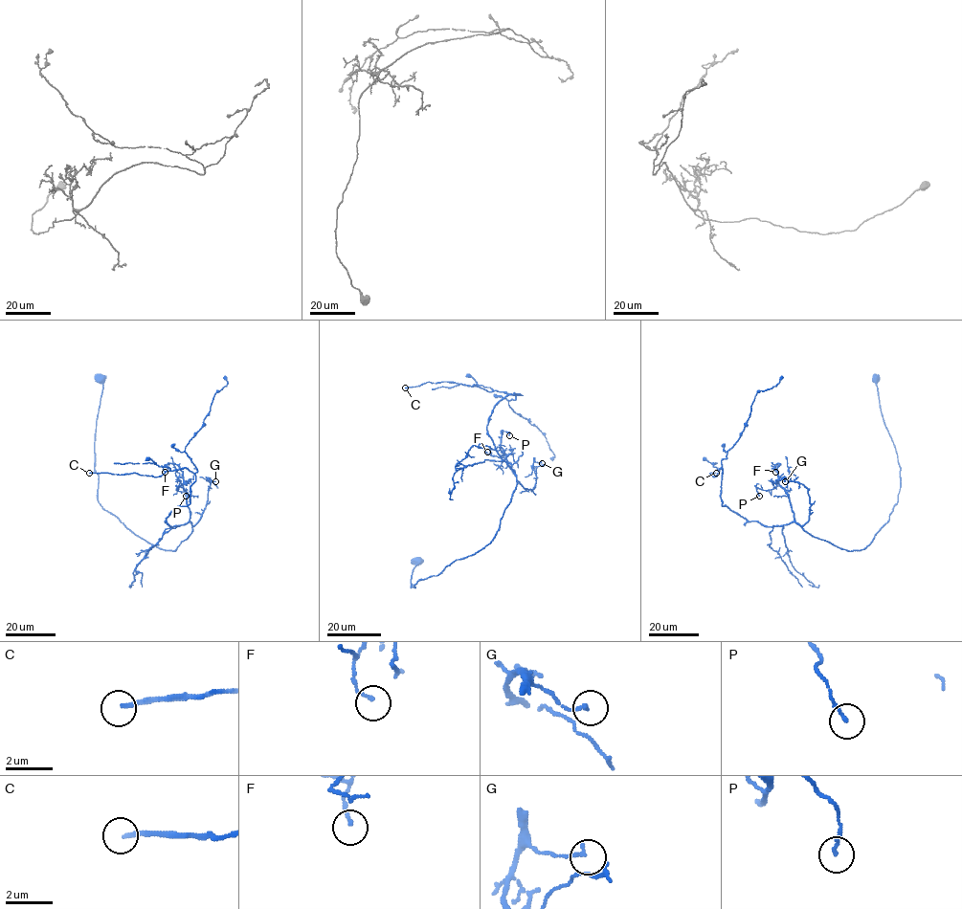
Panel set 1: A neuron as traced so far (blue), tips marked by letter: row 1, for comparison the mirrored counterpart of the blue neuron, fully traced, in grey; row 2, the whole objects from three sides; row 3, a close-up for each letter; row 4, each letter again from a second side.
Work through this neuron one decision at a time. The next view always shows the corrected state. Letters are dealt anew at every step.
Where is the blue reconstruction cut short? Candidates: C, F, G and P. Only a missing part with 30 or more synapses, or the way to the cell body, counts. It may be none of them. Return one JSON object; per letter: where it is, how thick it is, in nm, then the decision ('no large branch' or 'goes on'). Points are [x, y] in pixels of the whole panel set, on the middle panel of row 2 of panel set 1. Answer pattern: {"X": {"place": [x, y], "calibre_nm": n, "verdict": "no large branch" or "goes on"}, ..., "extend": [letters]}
{"C": {"place": [405, 387], "calibre_nm": 180, "verdict": "goes on"}, "F": {"place": [487, 452], "calibre_nm": 120, "verdict": "no large branch"}, "G": {"place": [542, 463], "calibre_nm": 140, "verdict": "no large branch"}, "P": {"place": [509, 435], "calibre_nm": 140, "verdict": "no large branch"}, "extend": ["C"]}

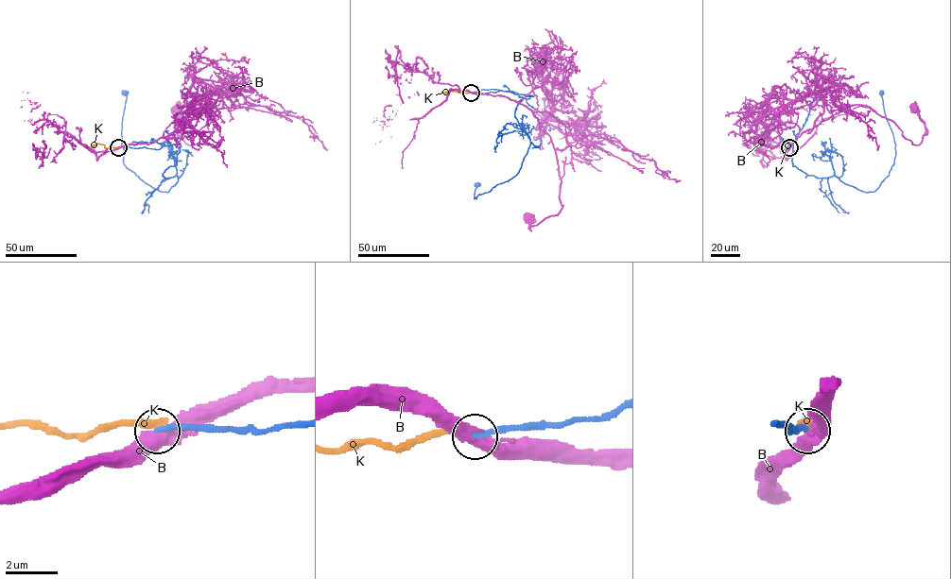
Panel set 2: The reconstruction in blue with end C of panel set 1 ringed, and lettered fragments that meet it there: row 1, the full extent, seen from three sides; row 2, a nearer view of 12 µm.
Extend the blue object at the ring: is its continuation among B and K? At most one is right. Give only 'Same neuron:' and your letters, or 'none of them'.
Same neuron: none of them

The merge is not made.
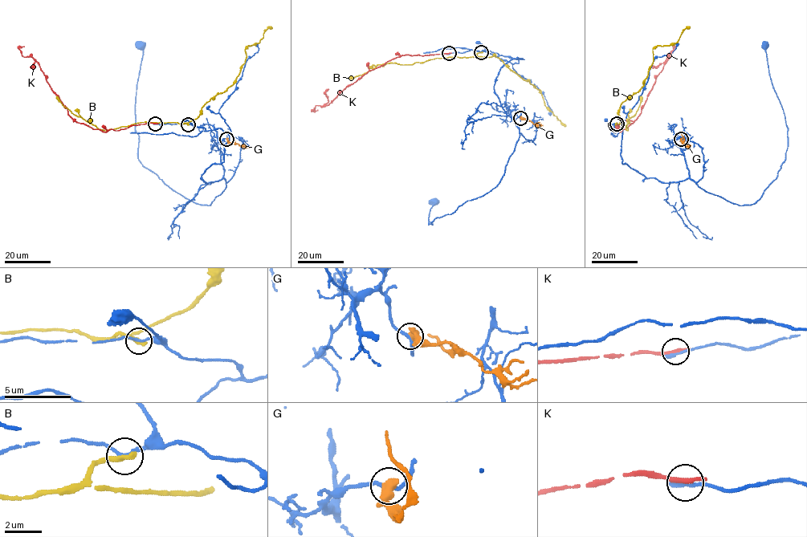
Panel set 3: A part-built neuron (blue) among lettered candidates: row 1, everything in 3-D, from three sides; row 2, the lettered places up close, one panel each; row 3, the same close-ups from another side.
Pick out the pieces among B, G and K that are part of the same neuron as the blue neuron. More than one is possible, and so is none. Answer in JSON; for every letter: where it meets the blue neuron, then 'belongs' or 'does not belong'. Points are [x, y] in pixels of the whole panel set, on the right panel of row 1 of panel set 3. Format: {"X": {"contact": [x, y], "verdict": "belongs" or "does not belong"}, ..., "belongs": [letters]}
{"B": {"contact": [615, 124], "verdict": "does not belong"}, "G": {"contact": [681, 139], "verdict": "does not belong"}, "K": {"contact": [617, 124], "verdict": "does not belong"}, "belongs": []}

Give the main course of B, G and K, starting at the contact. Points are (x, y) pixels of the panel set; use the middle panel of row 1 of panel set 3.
B: (481, 52), (477, 54), (498, 57), (540, 90), (544, 104), (565, 126)
G: (520, 118), (528, 119), (539, 127), (543, 124)
K: (449, 53), (396, 57), (370, 70), (325, 106), (317, 105), (312, 110), (318, 110)

